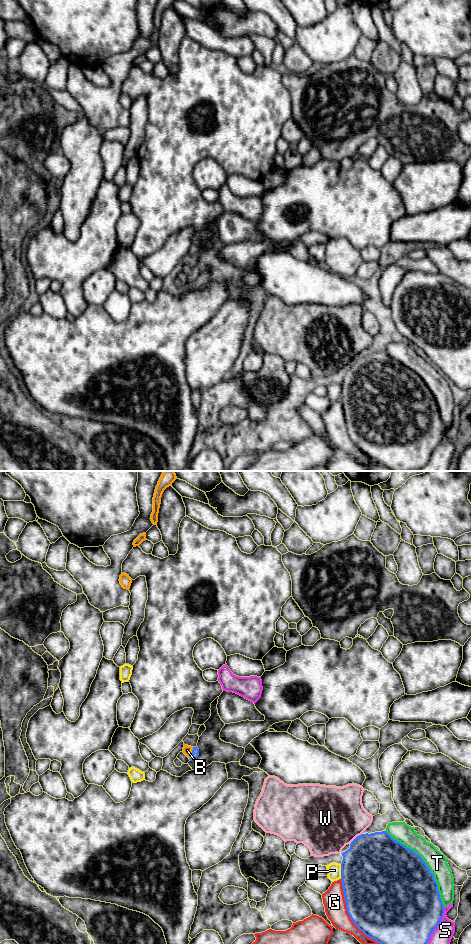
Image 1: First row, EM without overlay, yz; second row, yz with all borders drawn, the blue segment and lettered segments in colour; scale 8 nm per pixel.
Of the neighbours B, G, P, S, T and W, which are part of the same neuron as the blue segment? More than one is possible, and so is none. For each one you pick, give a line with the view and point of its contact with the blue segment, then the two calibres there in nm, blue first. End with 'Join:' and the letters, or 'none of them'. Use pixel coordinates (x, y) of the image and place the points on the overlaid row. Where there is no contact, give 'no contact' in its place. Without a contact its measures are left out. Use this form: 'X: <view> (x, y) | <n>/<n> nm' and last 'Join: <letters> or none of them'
B: yz (192, 753) | 60/80 nm
Join: B

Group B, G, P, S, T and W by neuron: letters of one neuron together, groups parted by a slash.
B / G / P / S / T / W

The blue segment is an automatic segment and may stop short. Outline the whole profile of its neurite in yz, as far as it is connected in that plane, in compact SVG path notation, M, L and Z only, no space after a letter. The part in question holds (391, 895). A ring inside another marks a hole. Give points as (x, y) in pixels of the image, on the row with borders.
M386 831L371 834L366 833L357 836L351 842L350 848L341 854L343 856L341 863L341 881L344 898L346 901L347 913L358 929L379 944L427 944L431 934L442 920L444 915L444 905L440 898L438 884L434 879L434 875L431 873L430 869L422 858L413 850L394 840Z

